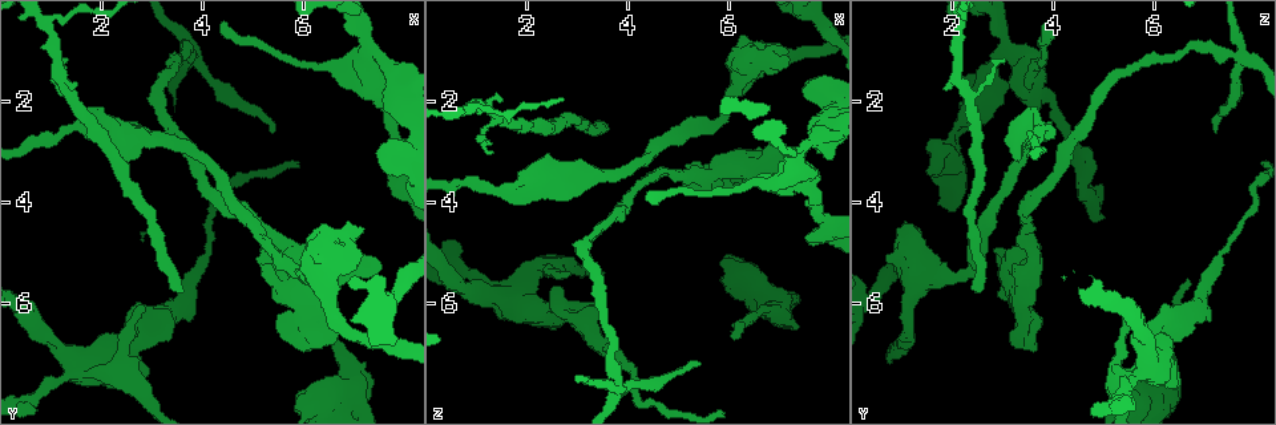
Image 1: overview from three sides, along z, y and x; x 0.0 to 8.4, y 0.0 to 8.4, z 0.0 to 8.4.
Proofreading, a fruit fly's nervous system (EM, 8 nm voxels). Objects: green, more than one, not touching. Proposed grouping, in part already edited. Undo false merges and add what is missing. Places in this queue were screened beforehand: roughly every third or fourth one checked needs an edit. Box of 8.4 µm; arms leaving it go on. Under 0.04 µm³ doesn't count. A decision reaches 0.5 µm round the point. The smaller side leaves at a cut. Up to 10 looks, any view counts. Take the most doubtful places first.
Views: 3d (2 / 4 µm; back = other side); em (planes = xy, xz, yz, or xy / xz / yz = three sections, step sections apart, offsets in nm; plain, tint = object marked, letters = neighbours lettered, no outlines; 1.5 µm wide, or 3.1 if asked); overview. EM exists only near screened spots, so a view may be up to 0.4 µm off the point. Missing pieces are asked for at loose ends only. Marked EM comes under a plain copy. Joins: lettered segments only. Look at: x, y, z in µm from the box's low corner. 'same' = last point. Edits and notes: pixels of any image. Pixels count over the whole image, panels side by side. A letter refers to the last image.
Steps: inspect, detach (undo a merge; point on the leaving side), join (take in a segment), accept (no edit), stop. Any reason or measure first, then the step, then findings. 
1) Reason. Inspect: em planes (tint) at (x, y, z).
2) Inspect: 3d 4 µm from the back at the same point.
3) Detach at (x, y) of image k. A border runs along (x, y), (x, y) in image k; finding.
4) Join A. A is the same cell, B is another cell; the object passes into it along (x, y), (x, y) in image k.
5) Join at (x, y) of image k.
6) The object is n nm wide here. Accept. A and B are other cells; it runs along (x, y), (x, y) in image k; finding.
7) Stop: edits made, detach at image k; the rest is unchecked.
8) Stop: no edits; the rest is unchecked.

Thin end. Inspect: em planes (letters) at (5.40, 2.60, 7.25).

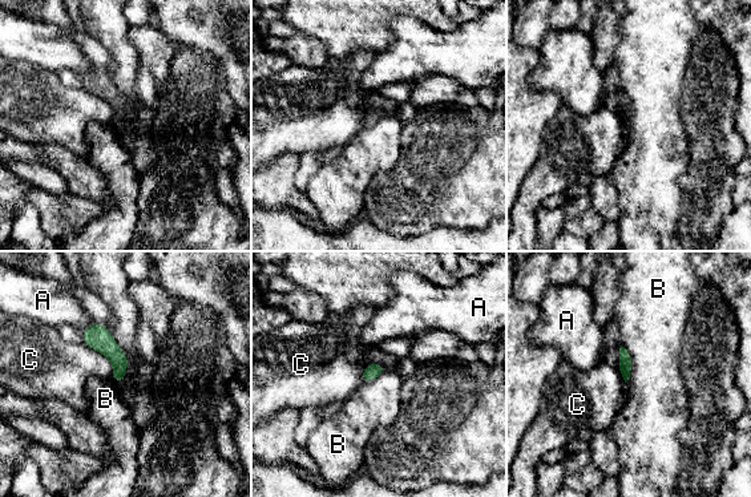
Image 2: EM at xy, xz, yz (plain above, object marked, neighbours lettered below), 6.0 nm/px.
Accept. A, B and C are other cells; a border runs along (107, 328), (126, 359), (118, 383) in image 2; none of them fits.

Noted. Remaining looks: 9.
Branch stops here. Inspect: 3d 2 µm at (6.20, 5.55, 6.70).

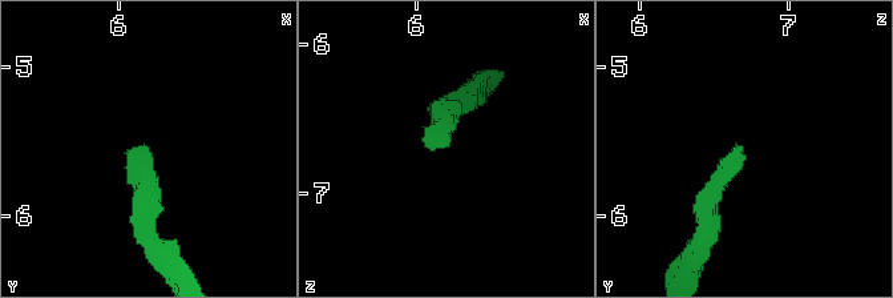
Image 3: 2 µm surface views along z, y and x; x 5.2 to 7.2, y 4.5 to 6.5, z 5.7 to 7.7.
Inspect: em planes (letters) at (6.20, 5.56, 6.64).

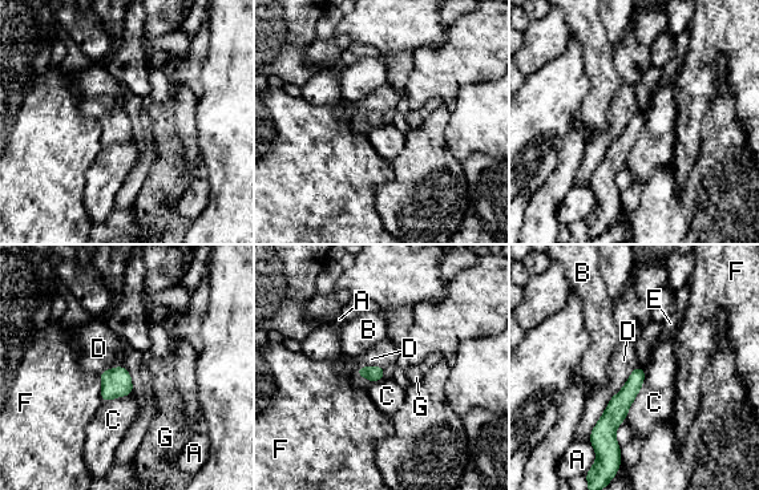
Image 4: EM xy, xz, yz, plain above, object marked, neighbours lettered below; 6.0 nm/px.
The longest contact is with D, 550 nm. Join E. E is the same cell, A, B, C, D, F and G are other cells; the object passes into it along (374, 373), (363, 376), (356, 380) in image 4; the neuron continues.

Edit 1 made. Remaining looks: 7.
Inspect: overview.

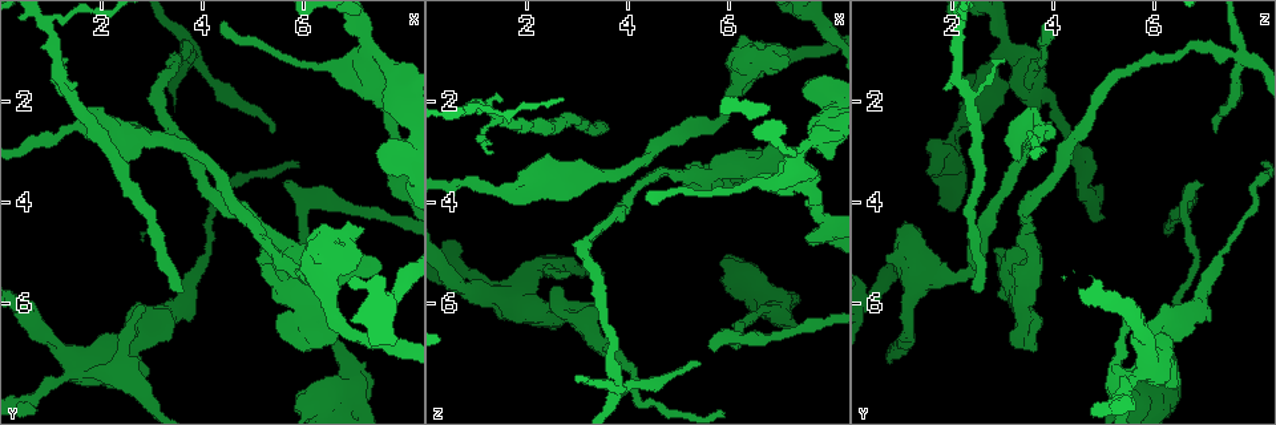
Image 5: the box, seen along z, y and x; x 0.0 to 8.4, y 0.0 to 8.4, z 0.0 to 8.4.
Arms part here. Inspect: em planes (letters) at (3.90, 1.20, 7.70).

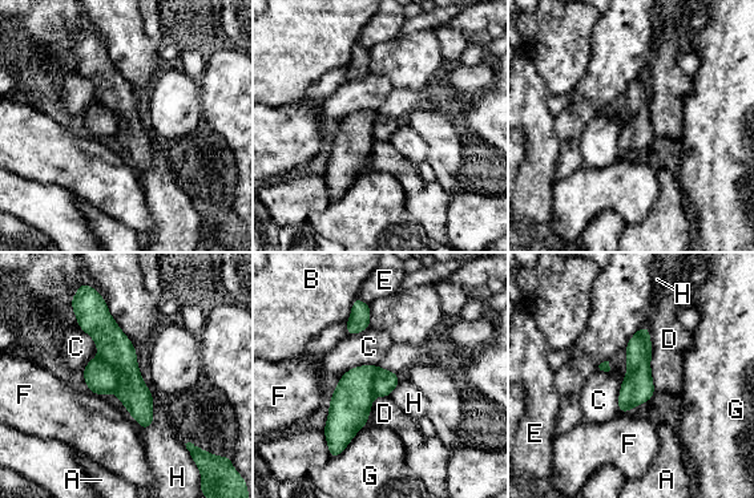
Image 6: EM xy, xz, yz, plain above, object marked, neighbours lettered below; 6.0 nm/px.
Detach at (113, 347) of image 6. A, B, C, D, E, F, G and H are other cells; the part that leaves runs along (97, 308), (145, 424) in image 6; two neurons meet here.

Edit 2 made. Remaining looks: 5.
Inspect: em yz step 8 (tint) at (7.75, 1.95, 3.90).

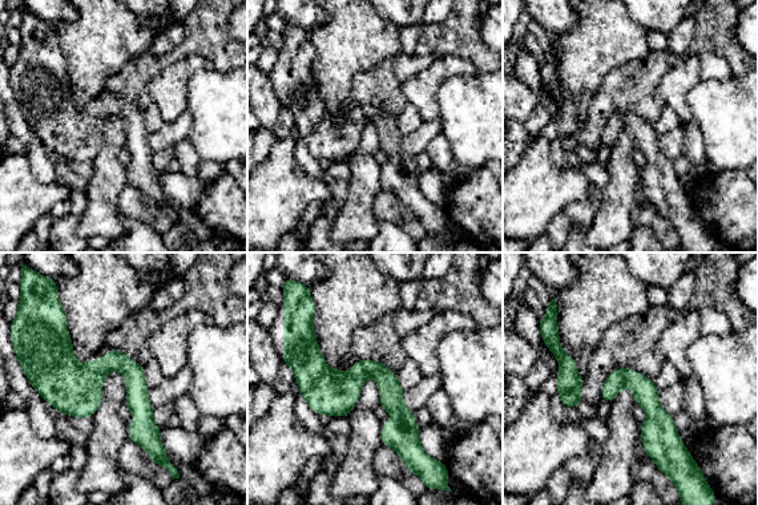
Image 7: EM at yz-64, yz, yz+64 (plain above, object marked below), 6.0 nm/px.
Inspect: em yz step 8 (letters) at the same point.

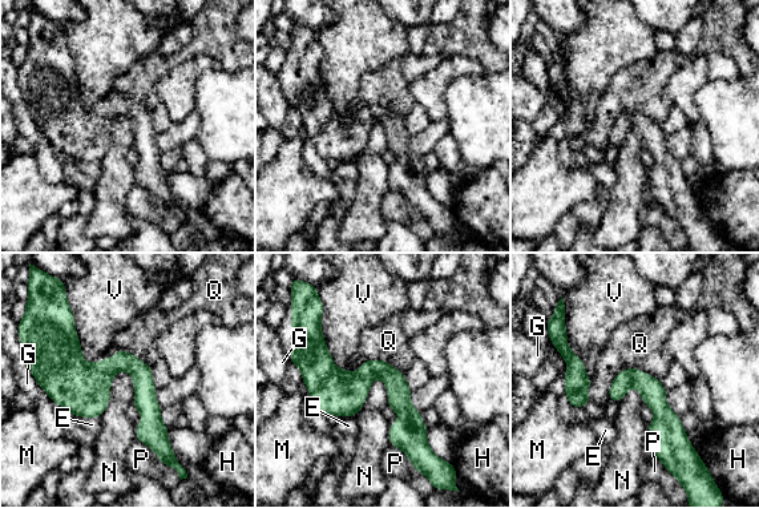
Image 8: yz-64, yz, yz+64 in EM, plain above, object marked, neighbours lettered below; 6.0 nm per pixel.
The object is 100 nm wide here. Accept. E, G, H, M, N, P, Q and V are other cells; it runs along (305, 371), (383, 374), (424, 447) in image 8; one neuron here.

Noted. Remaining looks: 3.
Stop: edits made, join at image 4, detach at image 6; the rest is unchecked.

